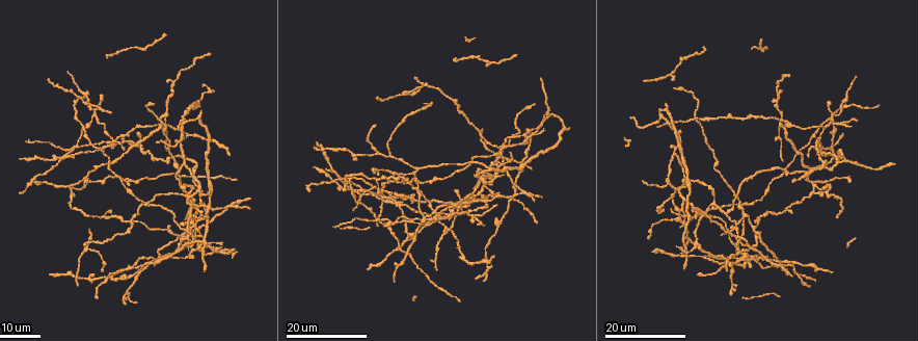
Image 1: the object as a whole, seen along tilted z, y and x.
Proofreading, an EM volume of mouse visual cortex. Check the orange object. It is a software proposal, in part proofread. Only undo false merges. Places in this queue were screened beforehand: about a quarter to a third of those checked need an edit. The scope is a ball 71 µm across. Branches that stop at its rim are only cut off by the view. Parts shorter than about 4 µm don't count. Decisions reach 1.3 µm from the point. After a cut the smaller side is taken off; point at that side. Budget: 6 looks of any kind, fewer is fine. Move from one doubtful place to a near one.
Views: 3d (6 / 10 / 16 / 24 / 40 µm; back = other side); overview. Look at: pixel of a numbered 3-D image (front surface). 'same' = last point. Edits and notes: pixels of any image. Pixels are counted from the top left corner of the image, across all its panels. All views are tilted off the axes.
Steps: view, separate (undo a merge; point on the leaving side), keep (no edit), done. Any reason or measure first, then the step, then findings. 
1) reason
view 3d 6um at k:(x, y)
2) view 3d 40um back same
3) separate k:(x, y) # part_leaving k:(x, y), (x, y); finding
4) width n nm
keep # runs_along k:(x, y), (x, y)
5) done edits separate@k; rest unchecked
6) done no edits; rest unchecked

view 3d 16um at 1:(89, 244)

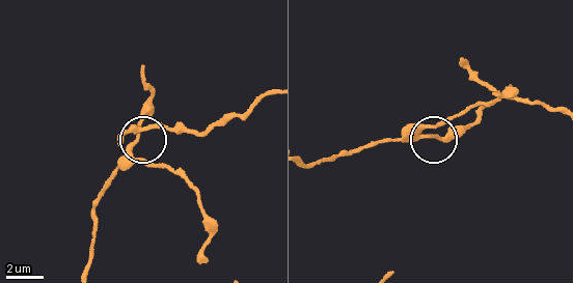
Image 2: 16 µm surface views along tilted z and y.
view 3d 10um at 2:(131, 142)

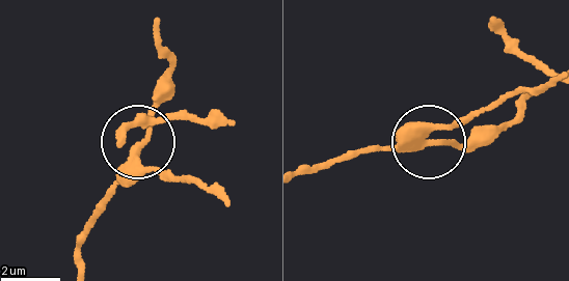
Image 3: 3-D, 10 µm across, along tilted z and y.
width 300 nm
separate 3:(111, 193) # part_leaving 3:(412, 148), (354, 153), (301, 170); a second cell is stuck on

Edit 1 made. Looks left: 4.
two arms in line, one across
view 3d 16um at 1:(675, 153)

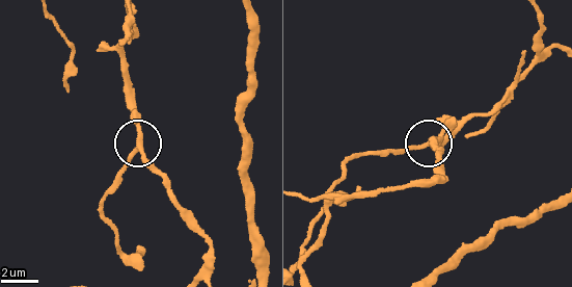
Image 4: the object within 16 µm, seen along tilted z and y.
view 3d 6um at 4:(138, 146)

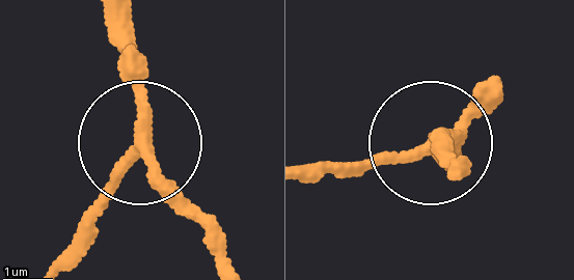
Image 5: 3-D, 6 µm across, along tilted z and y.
arms 3
keep # runs_along 5:(50, 269), (140, 141), (120, 23); one cell here

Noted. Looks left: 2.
done edits separate@3; rest unchecked

